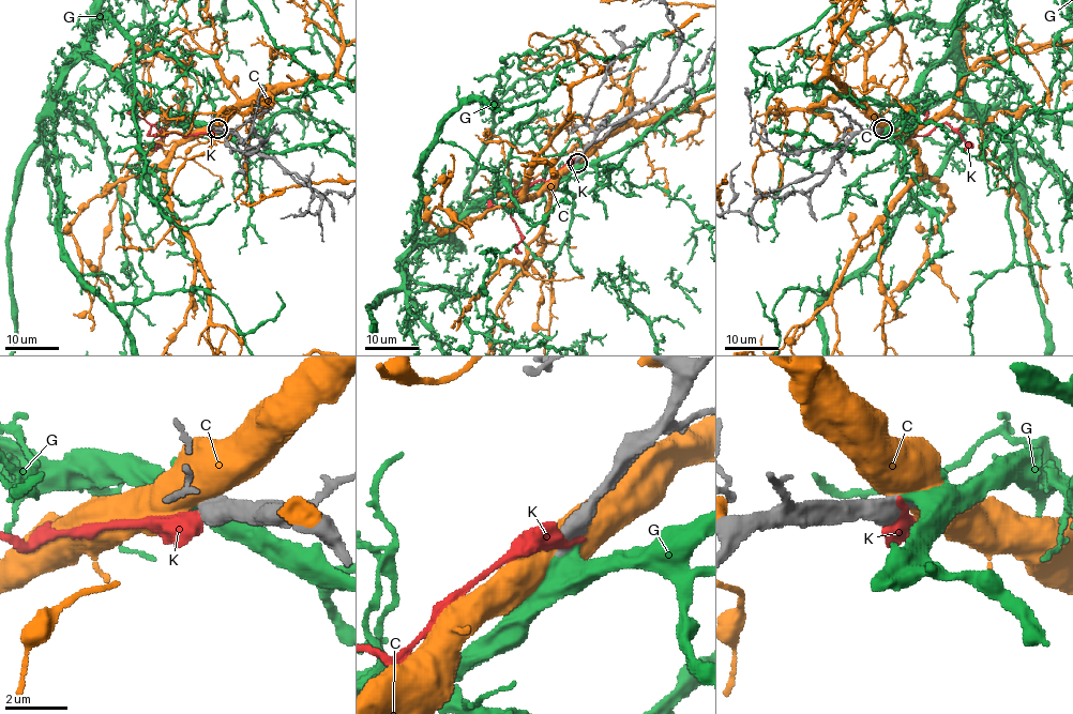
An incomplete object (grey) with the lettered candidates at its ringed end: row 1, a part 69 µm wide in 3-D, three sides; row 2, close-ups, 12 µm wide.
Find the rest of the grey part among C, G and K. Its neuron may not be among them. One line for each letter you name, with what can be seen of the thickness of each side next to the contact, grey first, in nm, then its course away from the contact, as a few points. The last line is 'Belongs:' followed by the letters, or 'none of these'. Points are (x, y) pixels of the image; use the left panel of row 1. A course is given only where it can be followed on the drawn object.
G: 550 nm thick on the grey side, 480 nm on the other
Belongs: G

